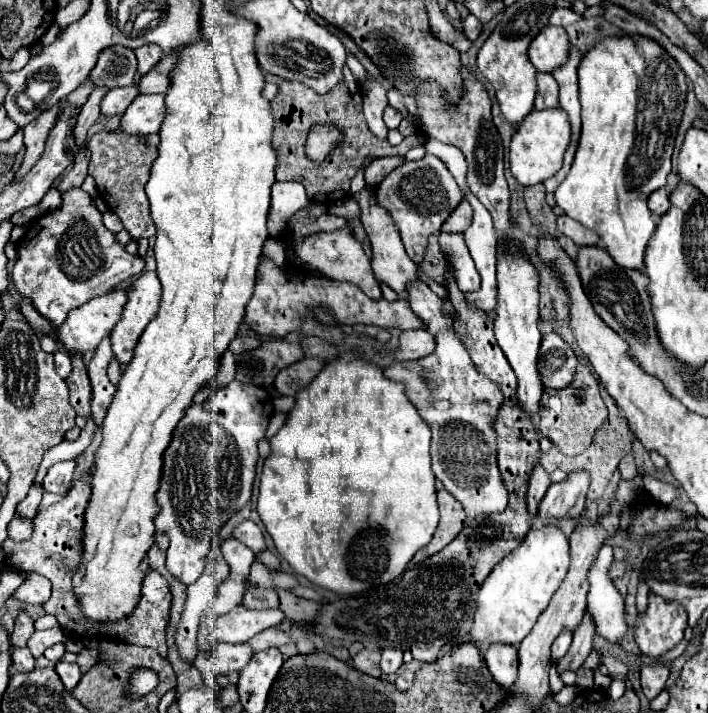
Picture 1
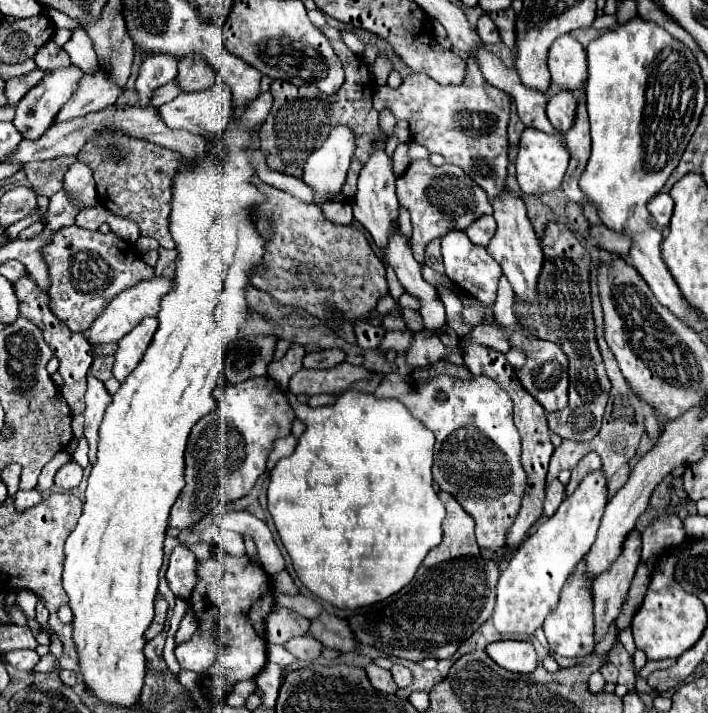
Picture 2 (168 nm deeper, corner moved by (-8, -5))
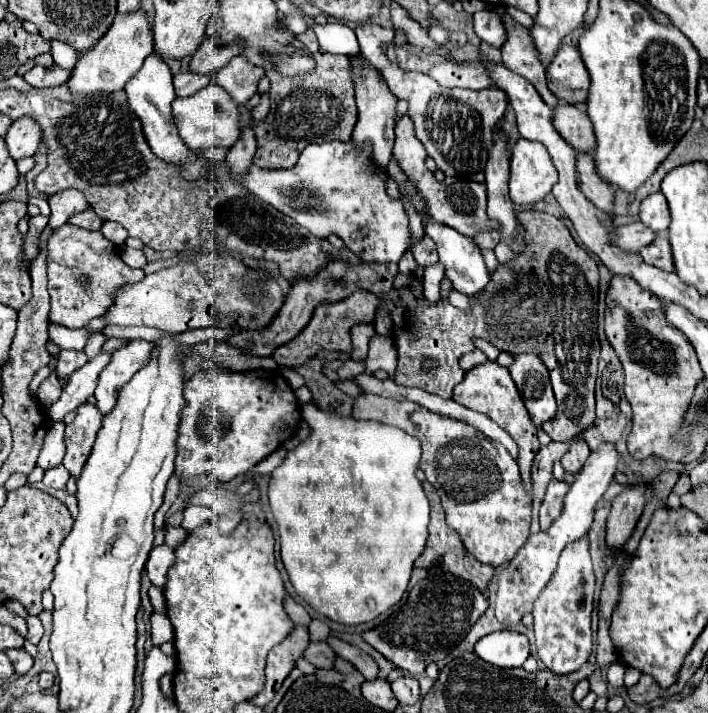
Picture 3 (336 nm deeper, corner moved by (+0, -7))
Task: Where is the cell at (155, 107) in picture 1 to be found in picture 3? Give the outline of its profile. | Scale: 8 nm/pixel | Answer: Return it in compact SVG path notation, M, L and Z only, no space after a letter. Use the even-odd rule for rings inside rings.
M209 83L191 97L177 97L173 101L173 117L179 129L179 137L191 151L207 151L217 147L231 149L231 145L235 145L235 141L241 137L239 105L235 105L235 101L231 101L231 95L217 83Z

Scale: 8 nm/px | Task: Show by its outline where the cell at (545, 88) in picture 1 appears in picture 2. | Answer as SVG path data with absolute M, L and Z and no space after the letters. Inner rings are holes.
M563 89L551 95L547 101L547 119L551 121L551 125L567 133L575 119L575 103L577 103L577 97L573 91Z

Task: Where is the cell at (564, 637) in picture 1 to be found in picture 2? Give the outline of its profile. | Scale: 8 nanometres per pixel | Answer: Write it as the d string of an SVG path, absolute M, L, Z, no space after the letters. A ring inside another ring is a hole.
M581 561L577 565L577 569L573 571L573 575L567 581L567 587L563 587L557 609L543 623L543 631L547 635L551 649L561 657L589 655L595 647L595 641L593 641L593 595L587 589L587 583L583 581L583 571L585 571L585 561Z

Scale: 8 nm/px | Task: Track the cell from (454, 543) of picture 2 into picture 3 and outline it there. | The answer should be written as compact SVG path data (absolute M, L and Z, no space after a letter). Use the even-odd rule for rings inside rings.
M423 481L423 489L425 489L427 497L429 497L429 503L431 503L431 521L429 521L429 537L427 537L427 545L425 545L423 553L417 557L415 567L427 569L427 567L431 567L431 563L433 563L435 559L441 557L441 567L443 567L445 571L449 571L449 573L453 573L453 575L457 575L457 577L469 581L471 585L475 585L475 587L483 593L483 591L489 587L491 577L495 575L495 567L483 565L483 563L475 561L475 557L471 557L471 555L467 553L467 549L463 547L459 535L457 535L453 529L449 529L447 523L445 523L445 513L443 513L443 507L441 507L441 501L439 501L439 495L437 495L435 487L429 485L427 481Z

